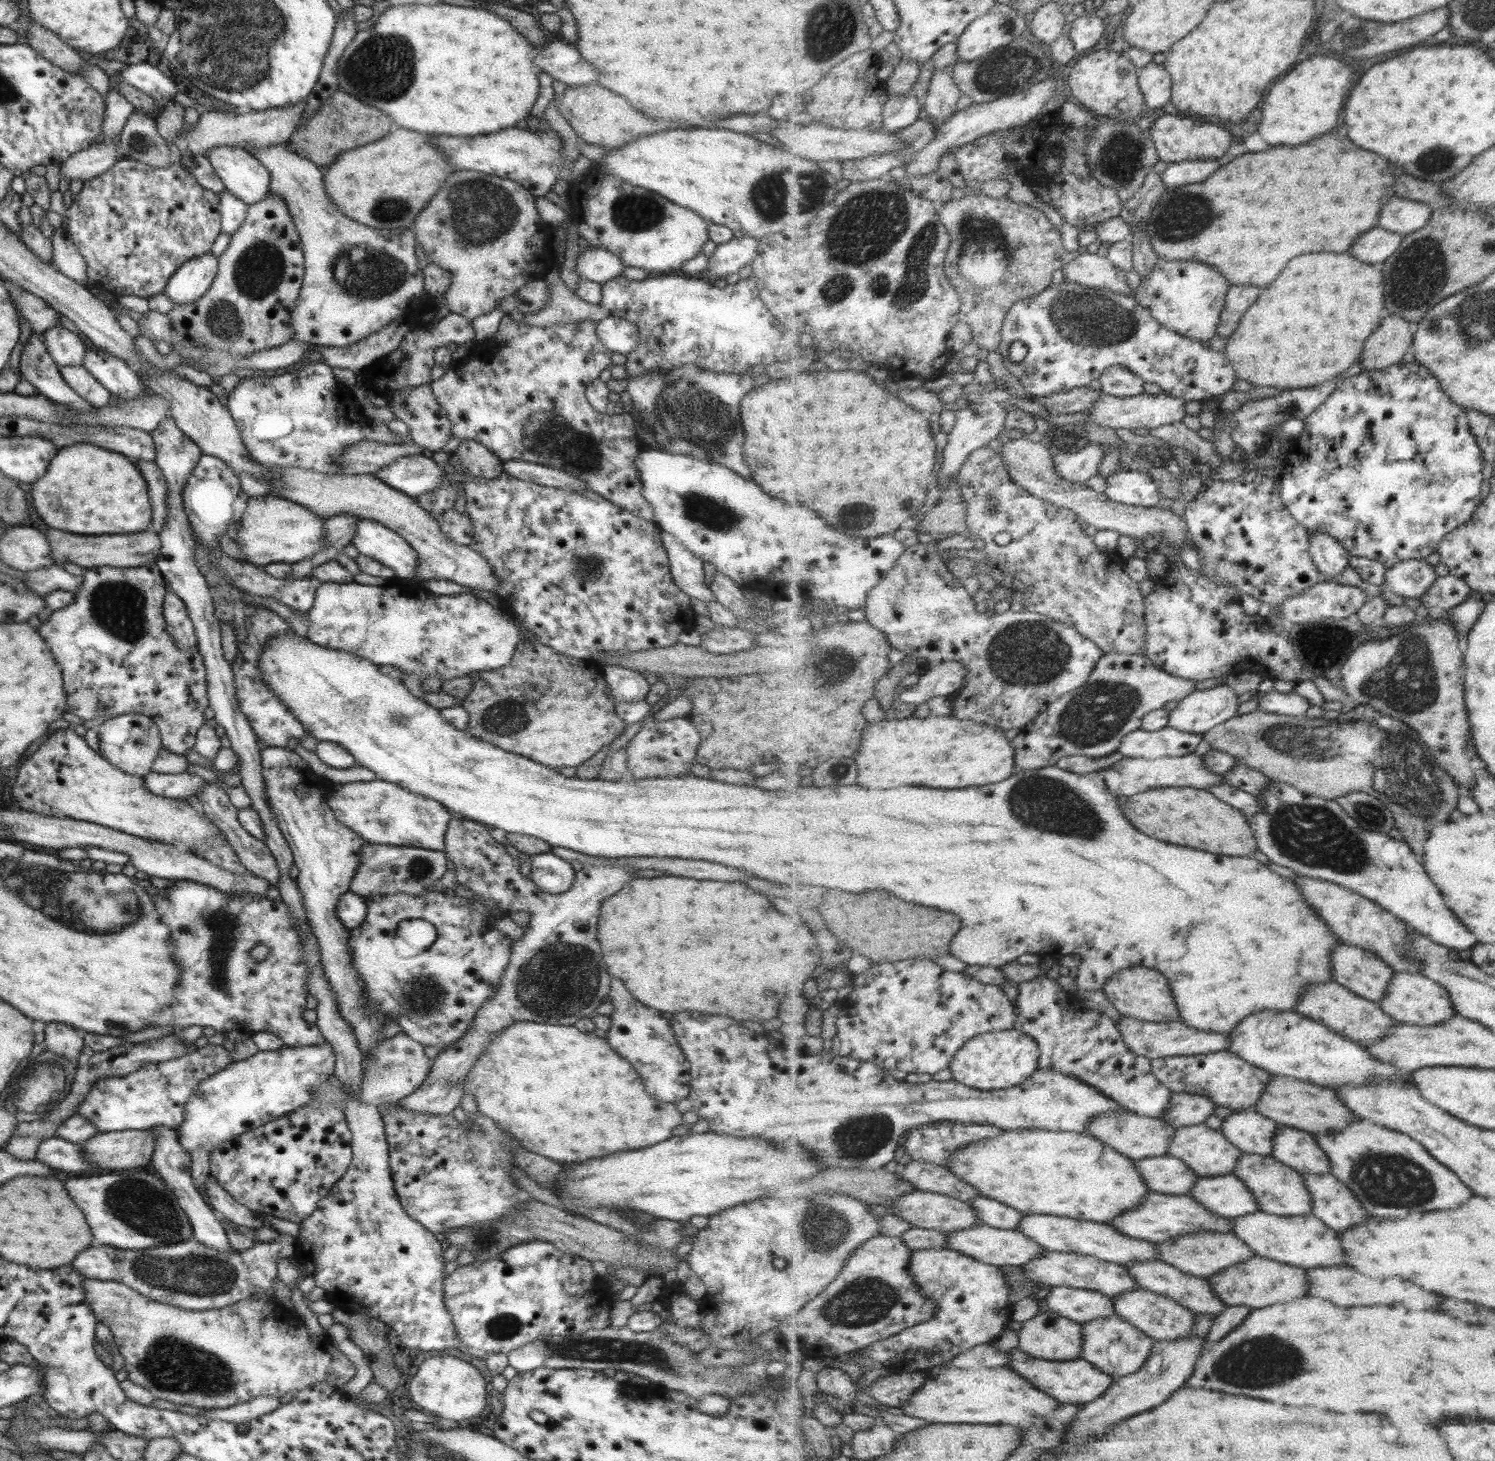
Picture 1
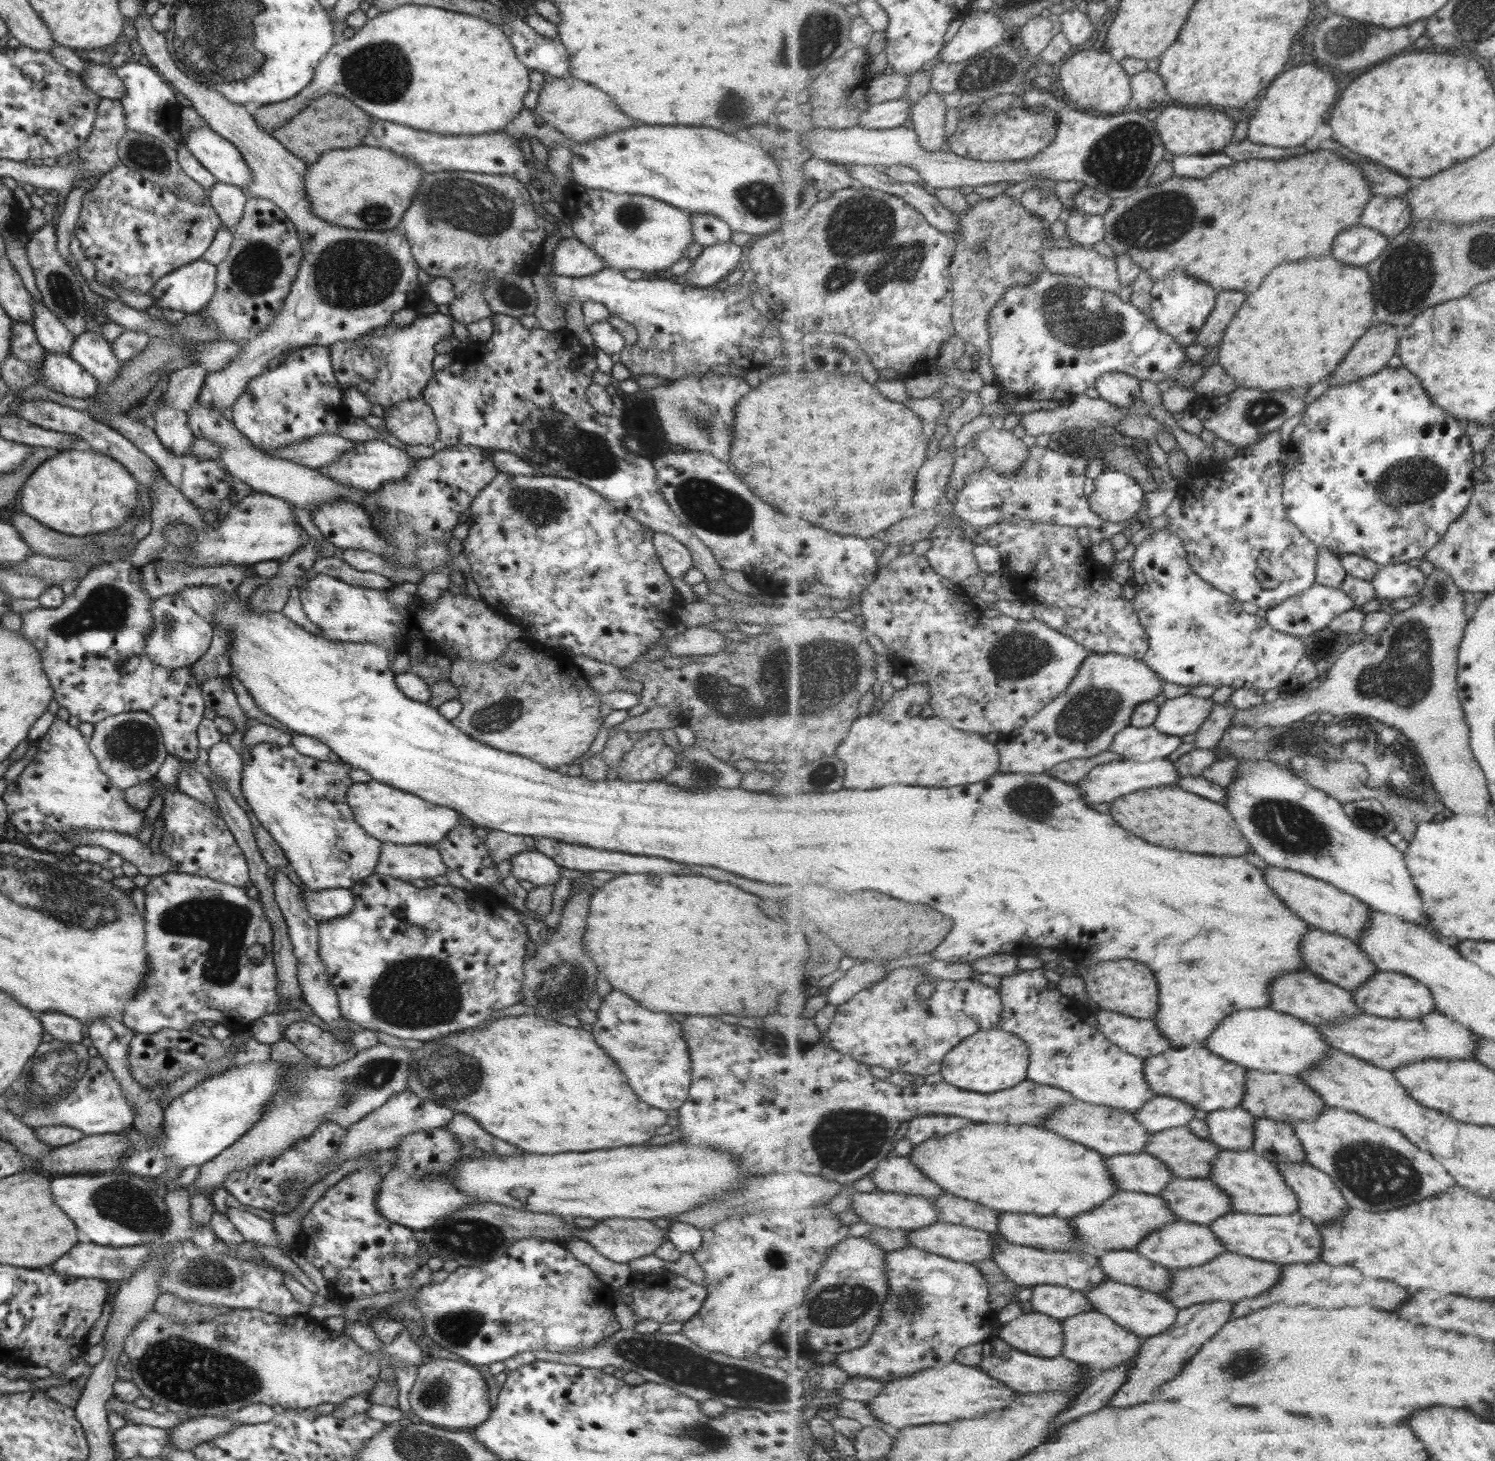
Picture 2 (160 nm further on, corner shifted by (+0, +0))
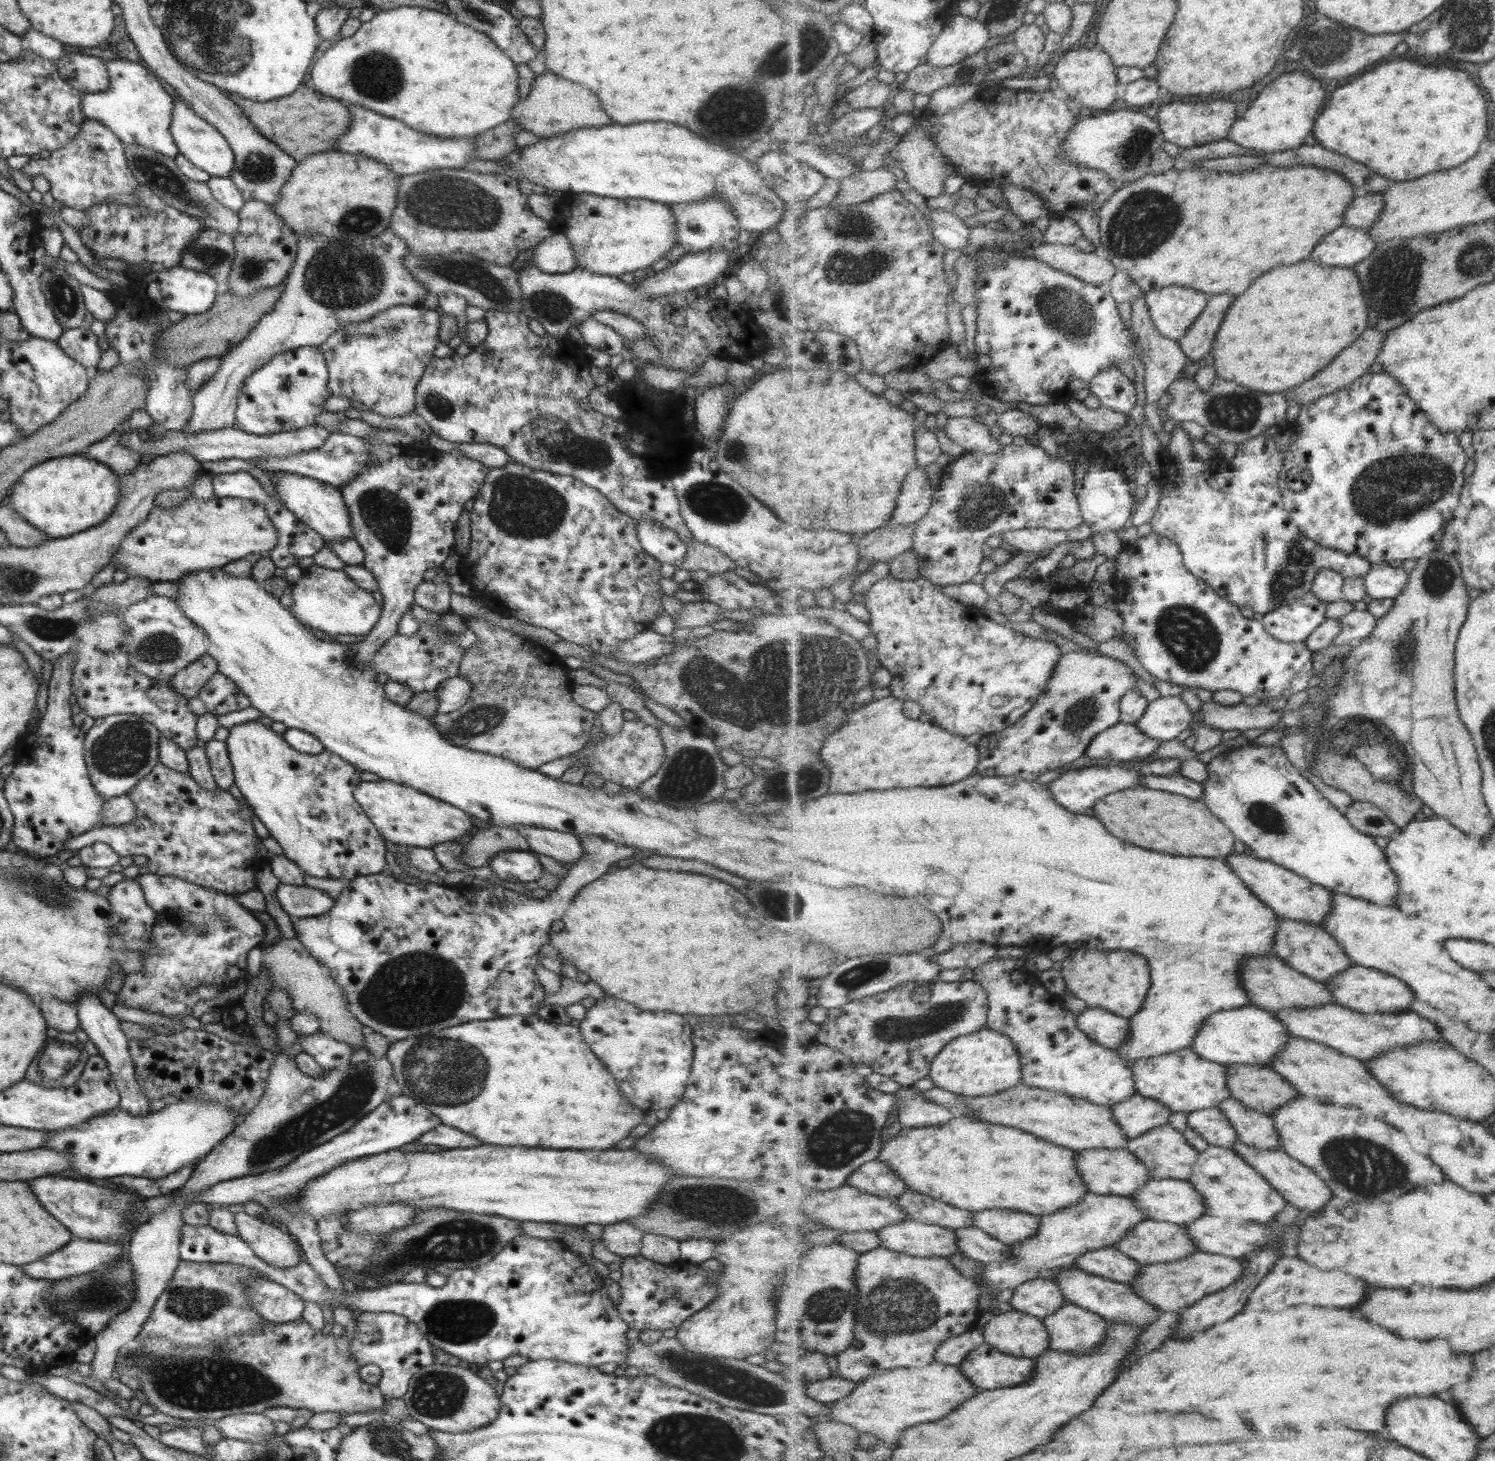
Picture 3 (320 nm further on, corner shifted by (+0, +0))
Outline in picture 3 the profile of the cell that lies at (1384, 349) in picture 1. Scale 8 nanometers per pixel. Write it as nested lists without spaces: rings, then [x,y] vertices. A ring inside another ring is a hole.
[[[1367,328],[1367,330],[1359,336],[1359,342],[1353,342],[1351,348],[1343,350],[1343,354],[1339,354],[1339,358],[1337,358],[1335,362],[1331,362],[1331,366],[1326,366],[1321,374],[1317,374],[1317,378],[1311,378],[1311,382],[1305,382],[1303,386],[1290,388],[1283,393],[1286,393],[1286,397],[1289,401],[1297,400],[1301,406],[1306,406],[1310,402],[1315,402],[1325,395],[1333,394],[1345,388],[1348,384],[1355,382],[1355,380],[1367,373],[1371,364],[1377,363],[1376,360],[1382,351],[1386,336],[1387,332],[1383,330]]]

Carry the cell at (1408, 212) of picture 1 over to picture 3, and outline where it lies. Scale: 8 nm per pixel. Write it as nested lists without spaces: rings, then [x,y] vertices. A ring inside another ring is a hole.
[[[1382,193],[1361,194],[1347,207],[1345,225],[1370,231],[1383,218],[1385,208],[1386,196]]]

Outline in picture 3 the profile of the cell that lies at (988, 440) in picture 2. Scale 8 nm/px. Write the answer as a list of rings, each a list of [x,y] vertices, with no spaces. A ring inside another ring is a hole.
[[[976,416],[948,417],[943,431],[966,451],[995,454],[1005,448],[997,438],[991,436],[987,425]]]

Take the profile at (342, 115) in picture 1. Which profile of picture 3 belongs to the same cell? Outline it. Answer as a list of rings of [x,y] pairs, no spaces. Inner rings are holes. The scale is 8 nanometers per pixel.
[[[308,83],[300,84],[287,96],[265,102],[252,101],[228,92],[224,94],[242,110],[259,134],[274,142],[295,162],[308,158],[308,155],[337,151],[335,143],[344,132],[347,132],[350,123],[350,112],[341,101],[322,95],[313,90]]]

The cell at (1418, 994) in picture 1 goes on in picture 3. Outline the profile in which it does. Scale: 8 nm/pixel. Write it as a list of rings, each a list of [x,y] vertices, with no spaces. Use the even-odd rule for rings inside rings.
[[[1353,965],[1339,976],[1325,982],[1332,994],[1334,1002],[1364,1013],[1399,1013],[1409,1011],[1417,997],[1403,979],[1387,974],[1382,970]]]

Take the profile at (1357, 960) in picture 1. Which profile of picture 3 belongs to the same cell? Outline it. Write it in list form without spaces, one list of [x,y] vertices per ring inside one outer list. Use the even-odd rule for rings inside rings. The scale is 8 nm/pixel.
[[[1281,919],[1279,921],[1274,954],[1290,963],[1295,970],[1302,971],[1309,978],[1323,983],[1339,976],[1344,970],[1351,969],[1355,965],[1353,958],[1338,943],[1338,939],[1333,934],[1329,934],[1329,931],[1325,930],[1323,926],[1293,919]]]

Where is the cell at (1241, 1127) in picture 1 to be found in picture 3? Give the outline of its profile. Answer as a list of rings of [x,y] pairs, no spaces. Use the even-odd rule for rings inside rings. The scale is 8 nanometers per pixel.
[[[1218,1106],[1189,1113],[1188,1127],[1199,1132],[1209,1145],[1232,1149],[1241,1140],[1231,1119]]]

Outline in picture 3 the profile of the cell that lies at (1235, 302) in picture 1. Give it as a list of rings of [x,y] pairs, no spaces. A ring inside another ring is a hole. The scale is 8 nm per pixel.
[[[1233,294],[1210,296],[1210,302],[1190,328],[1189,334],[1178,340],[1183,352],[1189,358],[1190,365],[1194,366],[1198,360],[1205,358],[1207,353],[1213,350],[1218,330],[1222,328],[1222,322],[1230,306],[1235,303],[1235,298]]]

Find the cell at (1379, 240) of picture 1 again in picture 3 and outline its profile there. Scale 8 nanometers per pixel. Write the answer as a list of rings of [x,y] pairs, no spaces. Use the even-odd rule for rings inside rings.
[[[1339,226],[1339,229],[1327,234],[1323,242],[1306,260],[1327,266],[1351,267],[1367,260],[1377,248],[1377,242],[1365,229]]]

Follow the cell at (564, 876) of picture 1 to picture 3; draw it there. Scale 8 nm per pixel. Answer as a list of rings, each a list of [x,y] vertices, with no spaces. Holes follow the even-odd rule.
[[[507,850],[496,852],[486,866],[499,879],[511,882],[531,882],[541,874],[543,868],[531,851]]]

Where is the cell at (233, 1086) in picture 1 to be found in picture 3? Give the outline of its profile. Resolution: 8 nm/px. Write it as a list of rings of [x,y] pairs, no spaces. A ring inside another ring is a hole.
[[[184,1098],[177,1103],[168,1101],[162,1110],[143,1116],[129,1115],[117,1106],[75,1128],[47,1131],[42,1148],[65,1153],[70,1172],[79,1176],[133,1176],[155,1180],[201,1160],[235,1130],[242,1118],[226,1106],[215,1102],[205,1104],[203,1099],[197,1098]]]

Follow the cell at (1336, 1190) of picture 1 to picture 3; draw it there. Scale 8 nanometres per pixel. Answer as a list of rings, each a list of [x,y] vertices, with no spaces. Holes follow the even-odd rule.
[[[1240,1141],[1233,1146],[1232,1150],[1259,1170],[1259,1173],[1275,1187],[1275,1190],[1279,1191],[1289,1203],[1300,1208],[1304,1215],[1319,1213],[1321,1209],[1326,1208],[1331,1197],[1335,1196],[1327,1183],[1311,1167],[1305,1166],[1299,1162],[1299,1159],[1291,1157],[1282,1150],[1257,1150]]]

